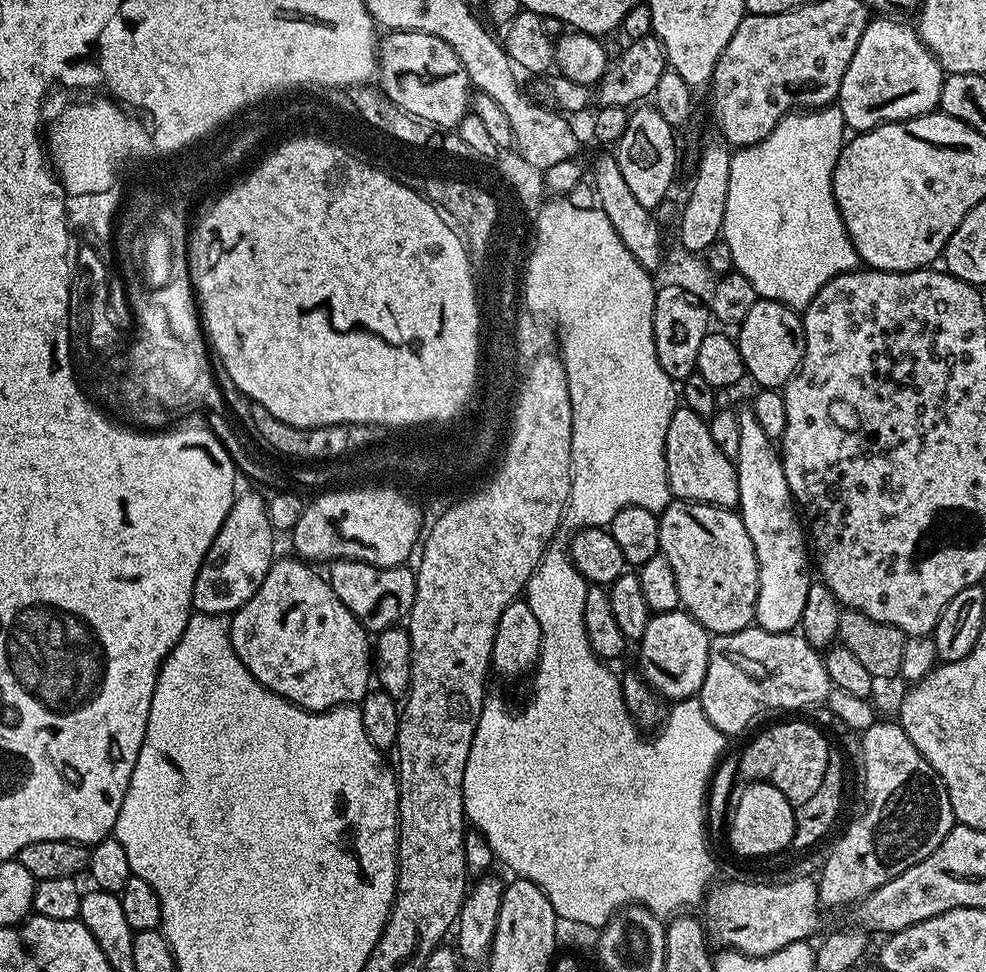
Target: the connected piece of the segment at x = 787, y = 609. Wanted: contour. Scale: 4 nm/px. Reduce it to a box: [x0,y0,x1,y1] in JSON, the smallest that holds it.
[734,407,814,632]

